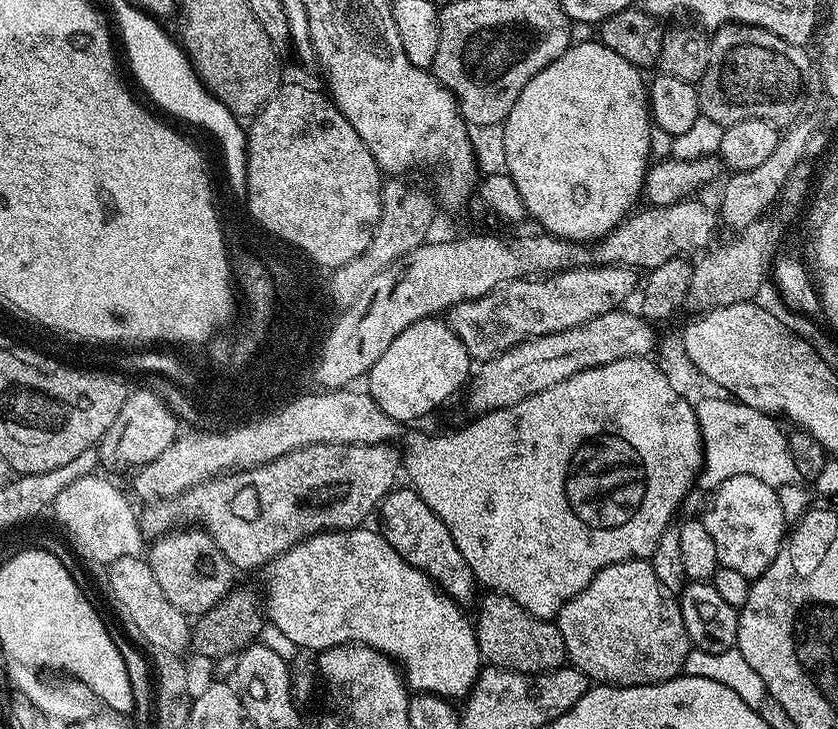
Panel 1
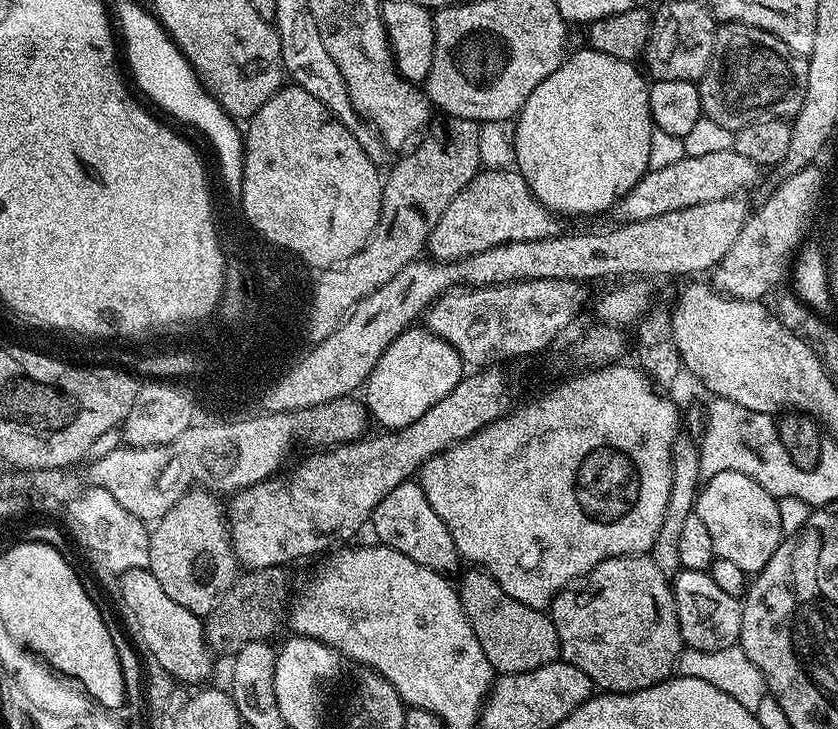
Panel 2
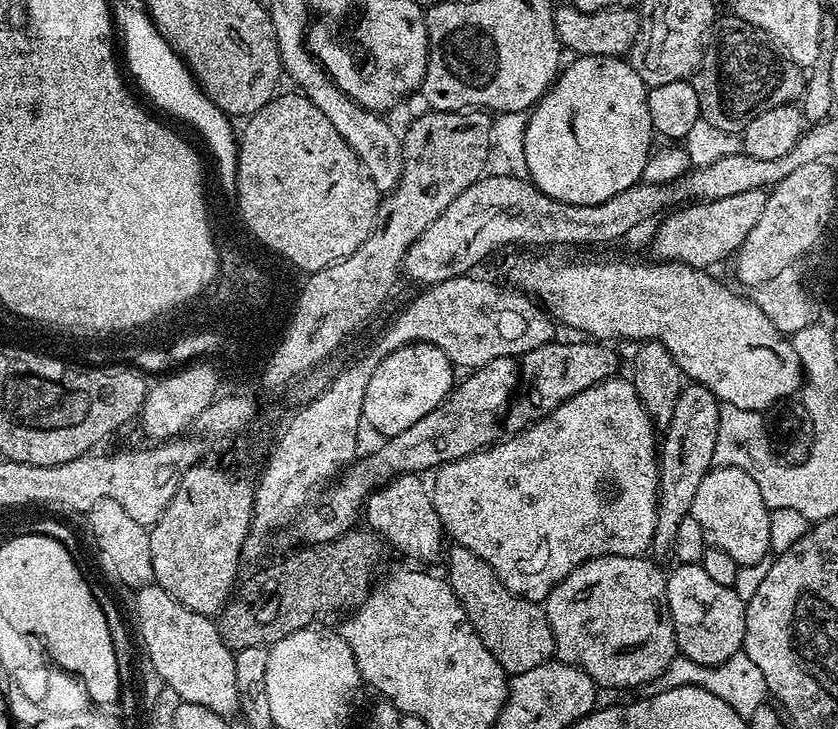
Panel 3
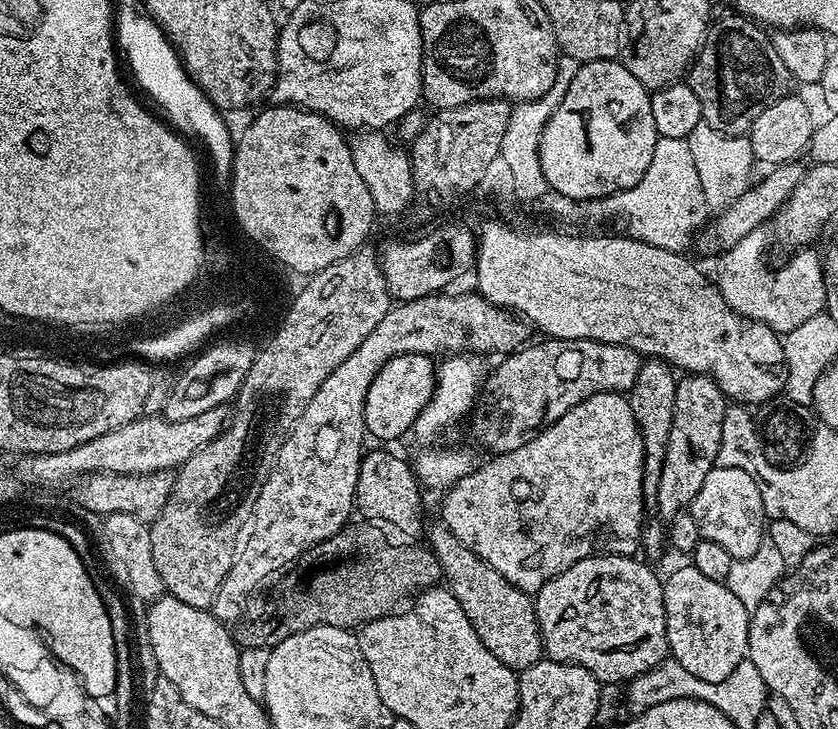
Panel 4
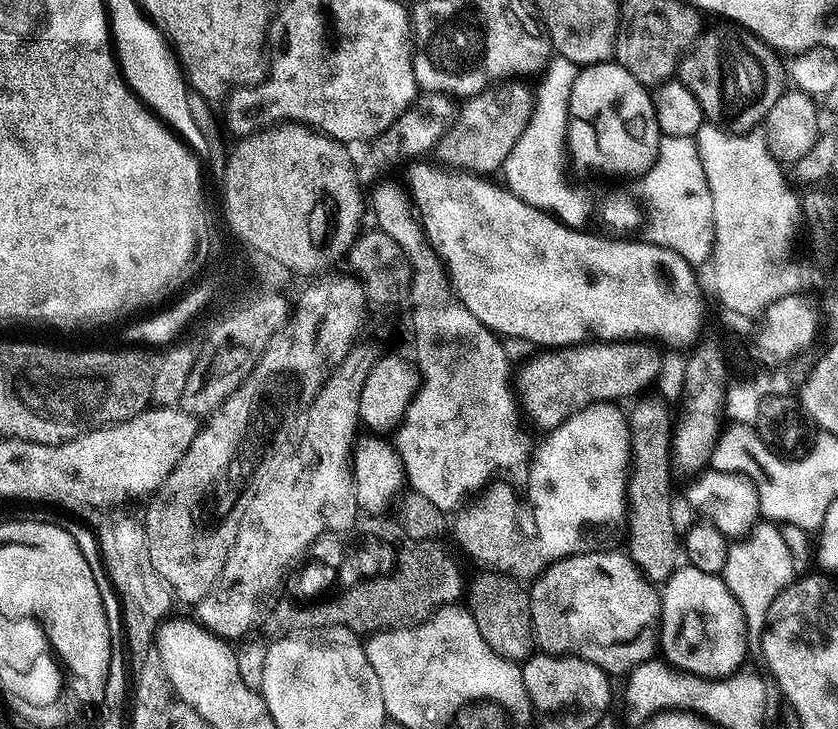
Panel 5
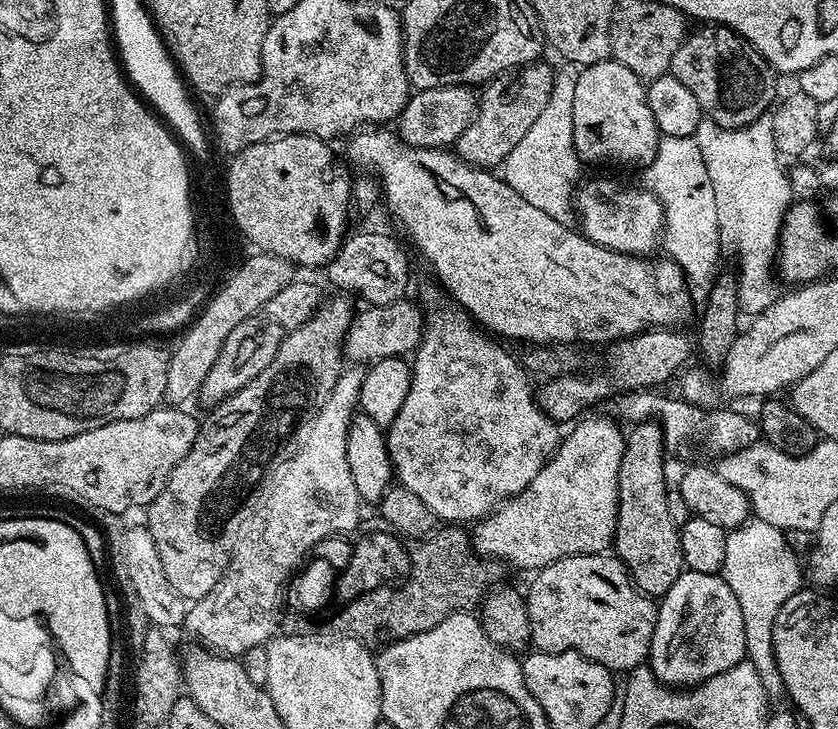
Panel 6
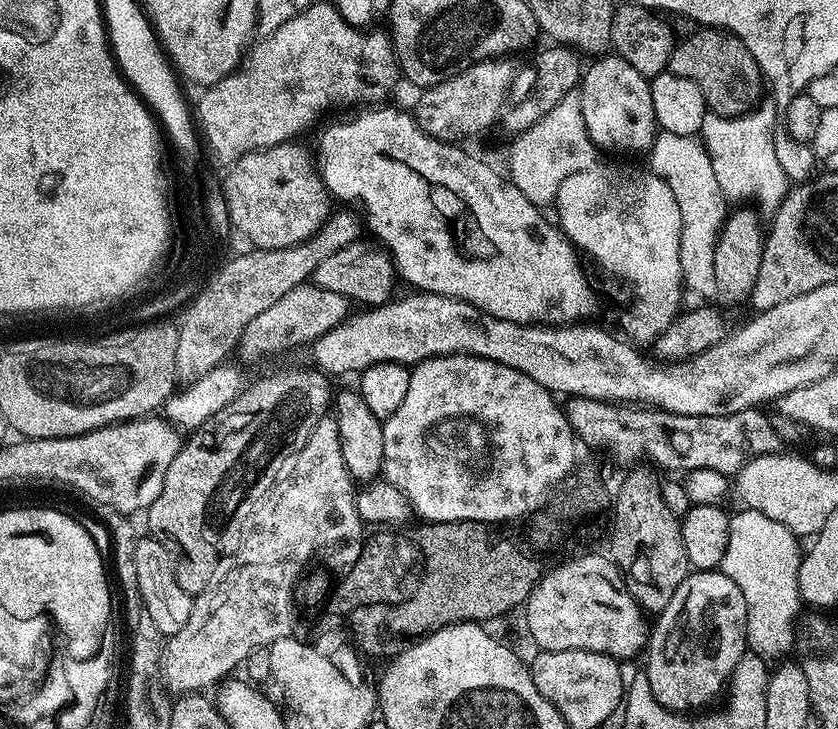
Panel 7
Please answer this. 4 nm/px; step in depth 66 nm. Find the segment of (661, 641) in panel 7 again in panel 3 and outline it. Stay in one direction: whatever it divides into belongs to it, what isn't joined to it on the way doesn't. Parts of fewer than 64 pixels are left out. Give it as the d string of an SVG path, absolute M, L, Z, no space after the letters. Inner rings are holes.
M680 564L666 576L668 605L679 655L702 664L724 664L744 647L745 601L734 588L712 581L699 564Z

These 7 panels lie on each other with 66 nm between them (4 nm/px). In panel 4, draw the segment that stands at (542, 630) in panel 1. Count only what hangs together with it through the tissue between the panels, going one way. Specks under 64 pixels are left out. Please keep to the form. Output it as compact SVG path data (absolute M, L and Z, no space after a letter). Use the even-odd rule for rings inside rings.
M442 522L428 532L427 547L438 558L443 583L449 592L458 598L458 606L466 610L466 618L470 618L470 626L474 626L474 634L482 638L482 646L498 658L507 668L519 674L534 666L544 656L544 643L538 626L535 599L529 593L518 590L494 566L482 562L470 546L458 542L454 534Z

